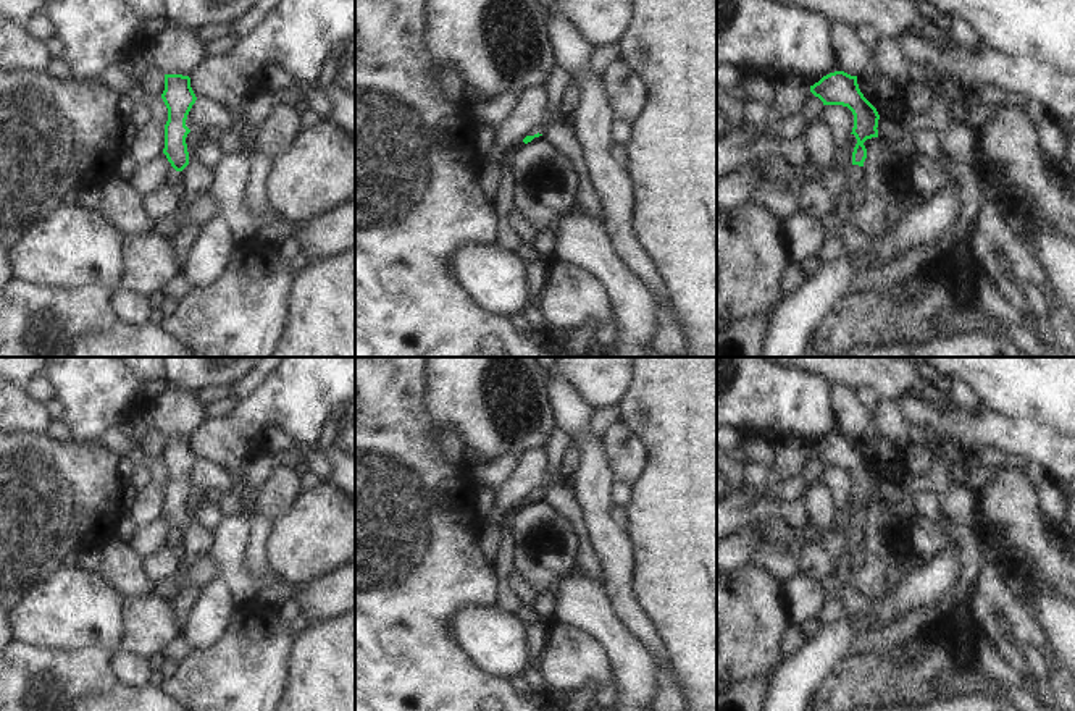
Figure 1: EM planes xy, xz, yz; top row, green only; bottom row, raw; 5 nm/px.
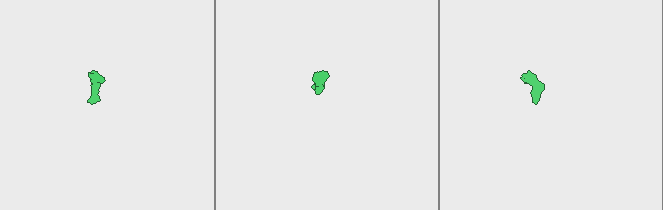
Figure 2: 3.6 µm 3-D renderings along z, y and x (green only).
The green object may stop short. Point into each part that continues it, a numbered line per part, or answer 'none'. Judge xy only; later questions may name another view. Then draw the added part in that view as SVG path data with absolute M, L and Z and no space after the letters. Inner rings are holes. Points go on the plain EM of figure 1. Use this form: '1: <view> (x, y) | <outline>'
1: xy (197, 540) | M197 522L189 525L181 535L184 538L184 564L207 554L213 543L213 533L202 528Z

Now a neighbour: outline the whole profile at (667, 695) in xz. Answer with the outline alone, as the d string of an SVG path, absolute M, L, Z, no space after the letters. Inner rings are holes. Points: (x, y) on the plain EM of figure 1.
M654 656L655 687L650 703L652 711L686 711L686 701L681 688L673 682L670 663Z

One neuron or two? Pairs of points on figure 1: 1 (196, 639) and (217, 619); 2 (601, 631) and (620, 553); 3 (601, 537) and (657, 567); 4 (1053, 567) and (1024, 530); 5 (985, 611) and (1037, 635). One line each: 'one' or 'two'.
1: one
2: two
3: two
4: one
5: one

